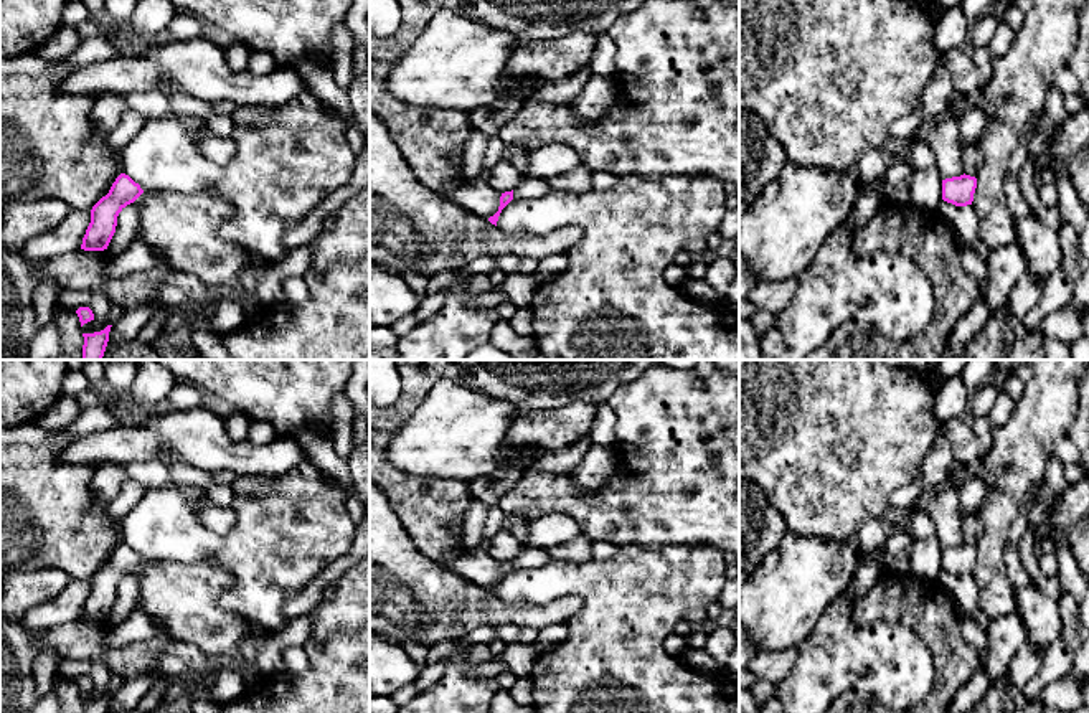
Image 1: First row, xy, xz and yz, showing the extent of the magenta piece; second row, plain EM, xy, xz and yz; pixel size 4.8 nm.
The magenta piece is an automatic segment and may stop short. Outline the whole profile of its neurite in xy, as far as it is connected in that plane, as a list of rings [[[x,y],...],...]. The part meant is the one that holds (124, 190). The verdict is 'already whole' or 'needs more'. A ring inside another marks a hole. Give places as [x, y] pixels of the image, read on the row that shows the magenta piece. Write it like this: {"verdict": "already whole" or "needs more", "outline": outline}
{"verdict": "already whole", "outline": [[[120,173],[112,183],[109,193],[102,196],[91,210],[91,223],[82,238],[81,249],[107,249],[117,226],[119,213],[134,203],[144,190],[129,175]]]}

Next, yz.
{"verdict": "already whole", "outline": [[[960,175],[942,180],[942,200],[955,206],[967,206],[974,201],[977,188],[977,178],[970,175]]]}

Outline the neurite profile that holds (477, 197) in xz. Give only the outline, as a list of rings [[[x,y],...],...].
[[[474,178],[464,180],[452,190],[450,200],[464,210],[485,220],[498,211],[502,193],[488,183]]]

